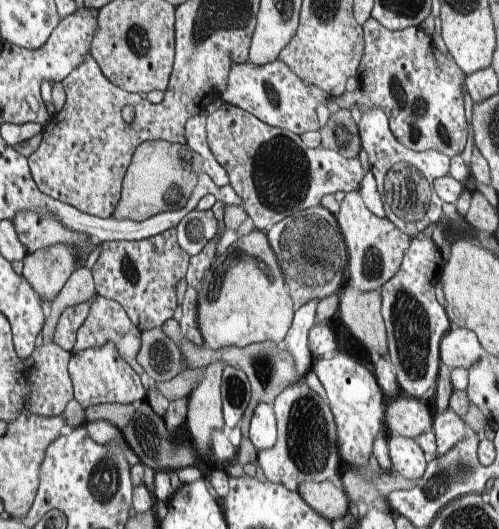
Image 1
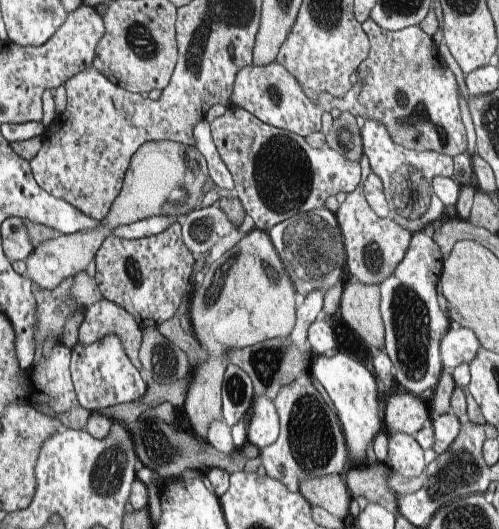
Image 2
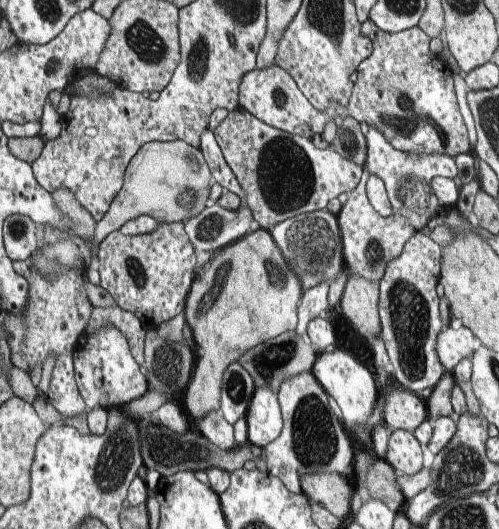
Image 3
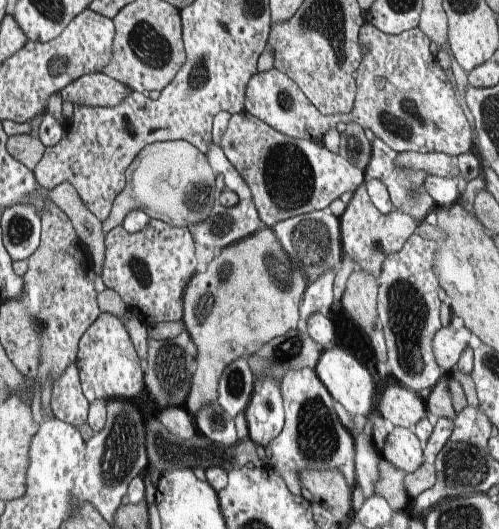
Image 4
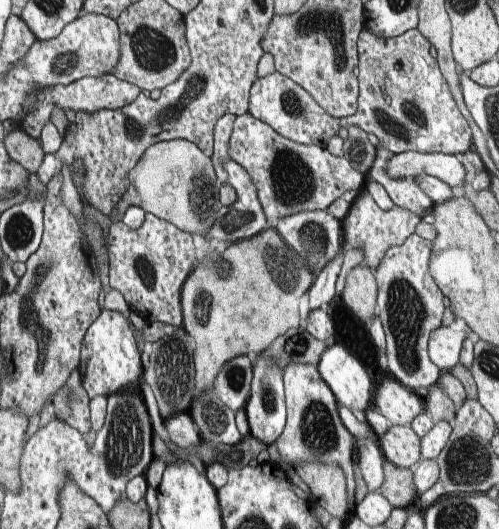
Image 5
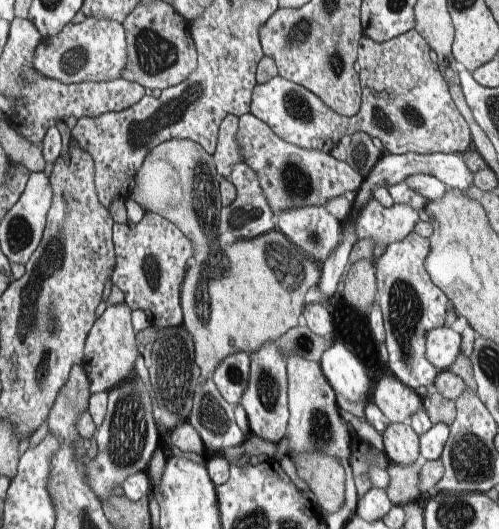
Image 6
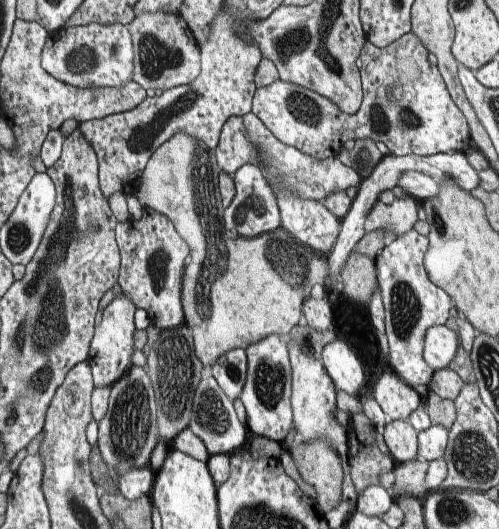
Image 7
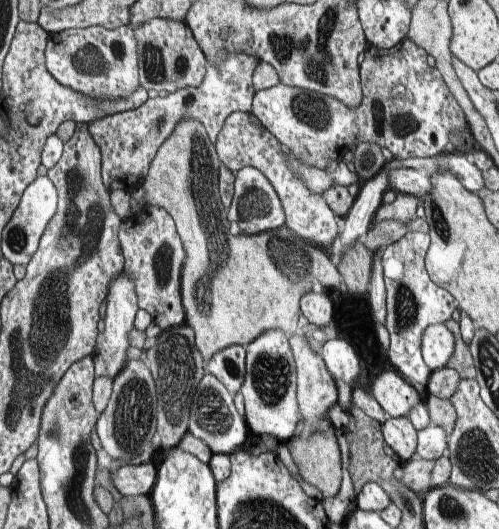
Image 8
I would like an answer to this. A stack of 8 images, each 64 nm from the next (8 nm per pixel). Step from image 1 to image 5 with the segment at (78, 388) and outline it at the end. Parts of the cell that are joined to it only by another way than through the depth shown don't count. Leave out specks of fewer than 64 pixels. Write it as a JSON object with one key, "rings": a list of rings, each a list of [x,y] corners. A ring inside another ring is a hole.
{"rings":[[[104,310],[85,334],[81,348],[81,364],[77,368],[89,398],[107,397],[126,390],[140,389],[143,369],[140,355],[133,325],[128,322],[123,313]]]}

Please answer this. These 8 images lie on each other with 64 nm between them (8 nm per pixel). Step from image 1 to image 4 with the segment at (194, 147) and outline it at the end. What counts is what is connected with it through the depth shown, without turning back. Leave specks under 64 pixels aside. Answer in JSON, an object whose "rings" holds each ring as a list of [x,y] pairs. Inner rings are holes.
{"rings":[[[212,140],[209,144],[209,151],[204,152],[204,154],[206,159],[209,160],[209,166],[215,172],[215,177],[222,176],[222,178],[224,178],[225,187],[237,194],[239,204],[231,208],[225,208],[219,204],[214,205],[209,217],[194,225],[194,231],[192,232],[193,240],[200,246],[205,246],[206,248],[224,249],[233,243],[255,234],[261,221],[254,207],[248,185],[244,182],[244,179],[240,177],[240,174],[237,174],[233,165],[228,161],[228,158],[226,158],[224,152],[221,150],[221,147],[216,145]]]}

